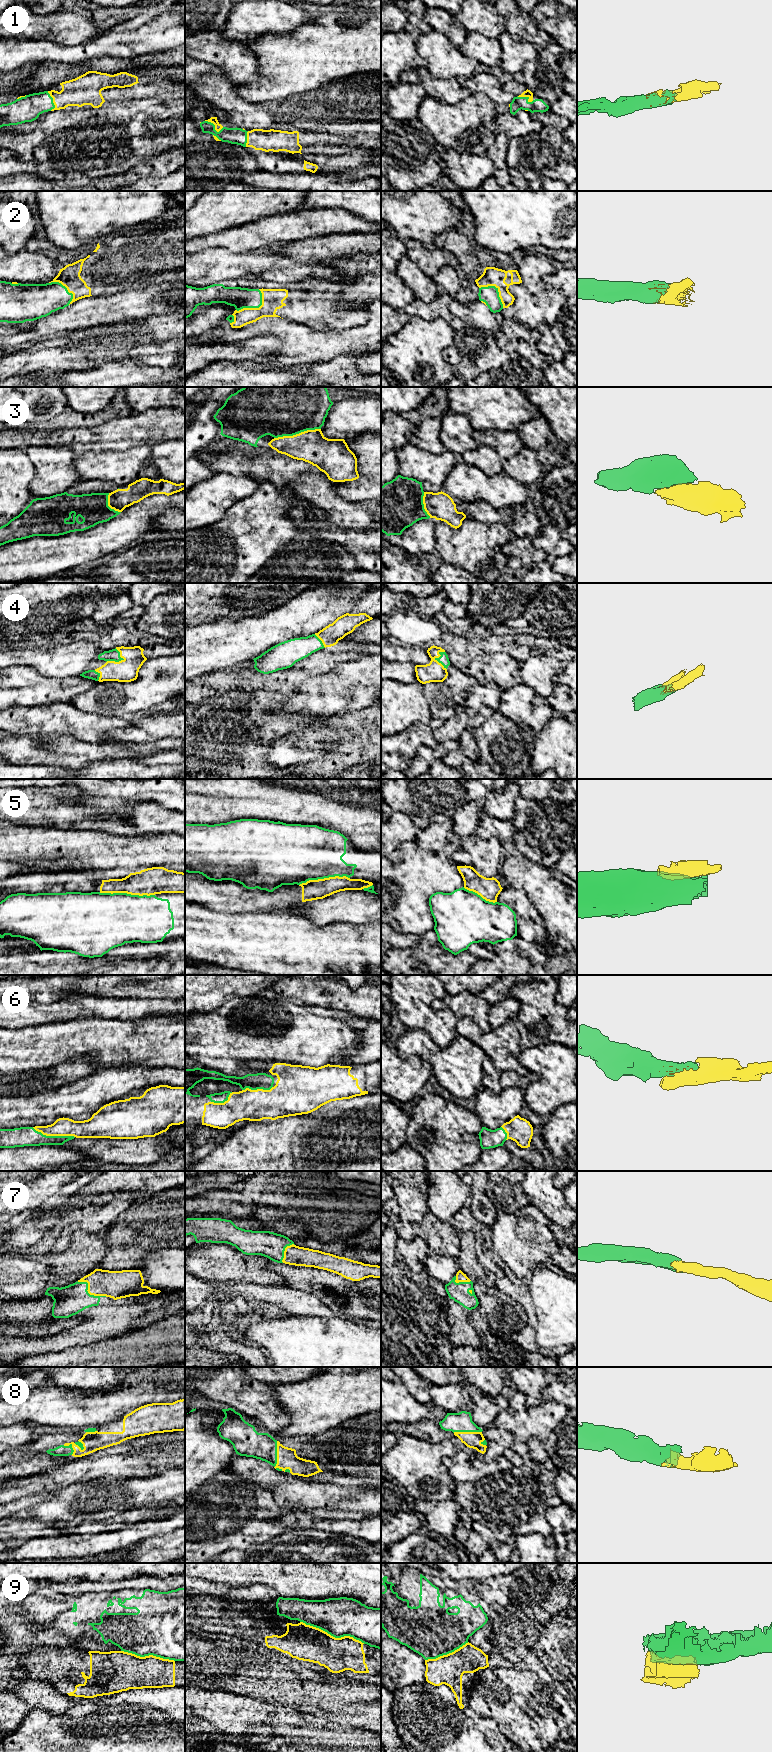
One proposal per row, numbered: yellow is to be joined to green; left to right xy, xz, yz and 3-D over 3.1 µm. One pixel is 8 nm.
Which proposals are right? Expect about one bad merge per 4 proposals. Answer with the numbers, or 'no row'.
1, 2, 3, 4, 6, 7, 8

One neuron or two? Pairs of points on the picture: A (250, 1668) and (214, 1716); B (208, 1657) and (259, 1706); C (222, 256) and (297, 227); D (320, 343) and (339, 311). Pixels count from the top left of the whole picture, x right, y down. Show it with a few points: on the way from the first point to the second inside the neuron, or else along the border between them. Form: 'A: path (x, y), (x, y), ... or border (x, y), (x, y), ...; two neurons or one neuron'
A: border (228, 1692), (242, 1695); two neurons
B: border (228, 1692), (253, 1697); two neurons
C: border (210, 247), (223, 246), (234, 252), (250, 251); two neurons
D: border (305, 325), (315, 329), (346, 329), (351, 327); two neurons

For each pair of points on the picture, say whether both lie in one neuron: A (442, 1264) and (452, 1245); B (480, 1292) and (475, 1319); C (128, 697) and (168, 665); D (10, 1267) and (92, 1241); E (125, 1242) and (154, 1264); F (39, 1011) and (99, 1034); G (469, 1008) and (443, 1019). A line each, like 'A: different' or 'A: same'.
A: different
B: same
C: same
D: same
E: different
F: different
G: different

